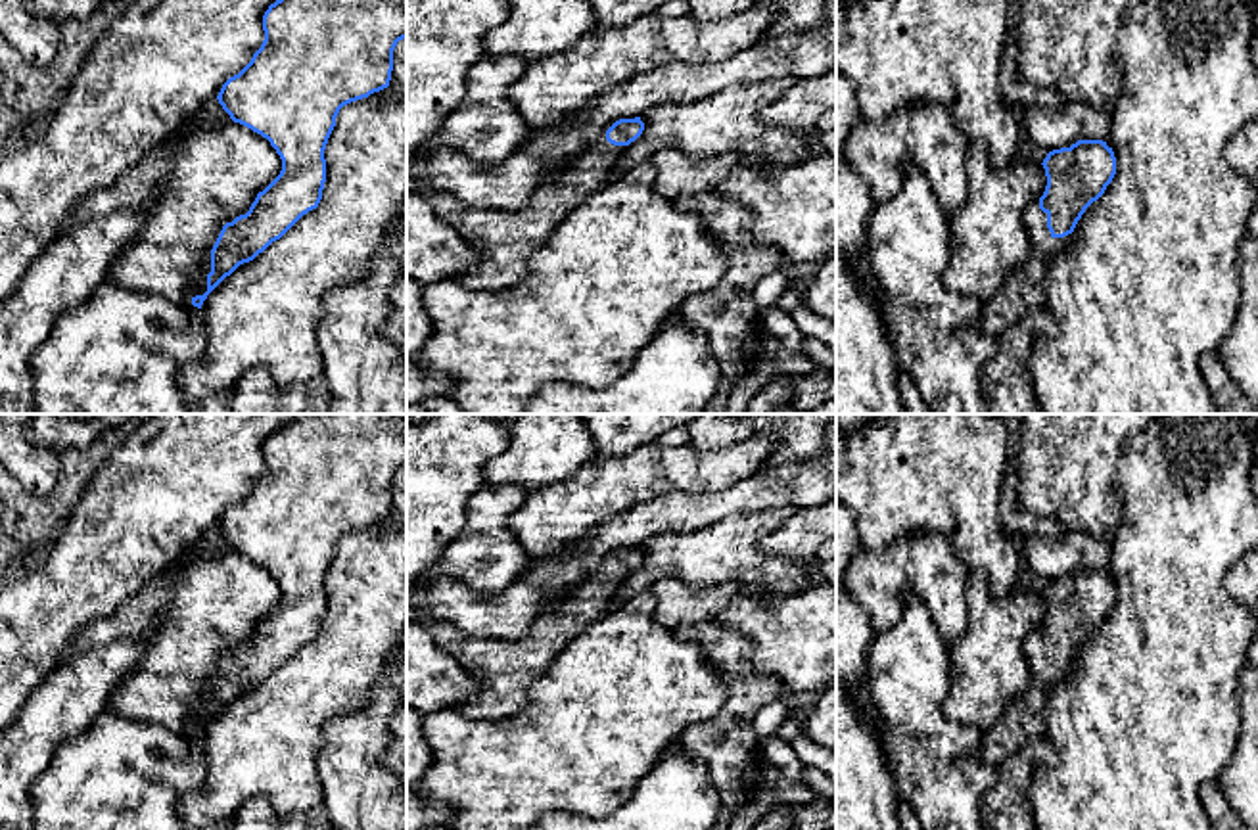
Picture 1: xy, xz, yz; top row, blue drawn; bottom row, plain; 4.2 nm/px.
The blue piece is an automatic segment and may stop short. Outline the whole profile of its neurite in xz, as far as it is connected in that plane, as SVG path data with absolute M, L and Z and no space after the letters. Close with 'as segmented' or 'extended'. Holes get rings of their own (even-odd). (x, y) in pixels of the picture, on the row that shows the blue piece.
M641 117L616 121L577 159L545 180L522 209L472 207L451 194L426 194L433 213L478 253L478 265L453 282L470 289L504 289L525 280L529 255L585 197L610 182L614 163L642 130Z; extended

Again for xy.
M276 0L263 15L263 31L261 48L222 84L217 100L234 123L270 142L282 171L257 194L245 215L222 226L211 249L207 291L182 305L194 316L226 276L318 207L326 182L324 150L336 117L343 105L389 86L393 50L407 38L407 0Z; extended

